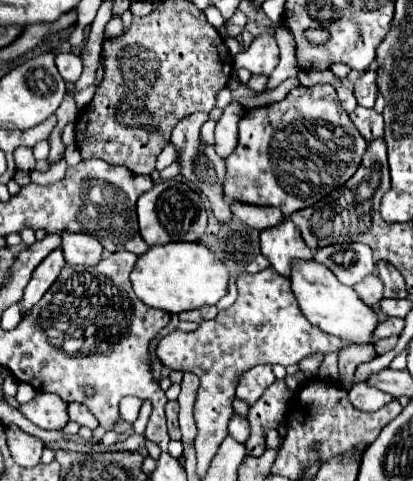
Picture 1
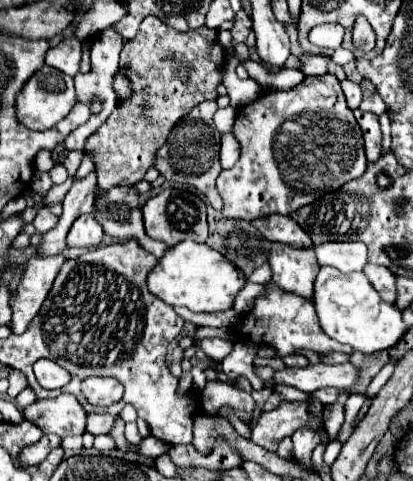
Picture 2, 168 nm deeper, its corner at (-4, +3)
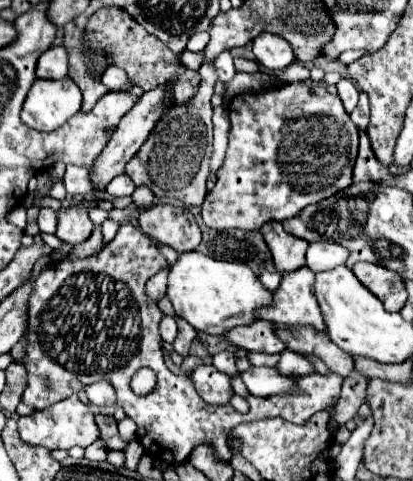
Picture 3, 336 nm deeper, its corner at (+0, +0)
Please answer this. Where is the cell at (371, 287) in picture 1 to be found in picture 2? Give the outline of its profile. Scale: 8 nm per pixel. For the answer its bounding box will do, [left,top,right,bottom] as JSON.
[363,264,395,304]

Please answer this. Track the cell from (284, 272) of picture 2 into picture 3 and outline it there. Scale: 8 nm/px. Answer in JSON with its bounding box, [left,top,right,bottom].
[259,267,325,333]

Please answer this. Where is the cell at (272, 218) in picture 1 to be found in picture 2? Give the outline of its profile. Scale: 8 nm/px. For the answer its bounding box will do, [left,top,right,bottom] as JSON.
[251,214,311,246]

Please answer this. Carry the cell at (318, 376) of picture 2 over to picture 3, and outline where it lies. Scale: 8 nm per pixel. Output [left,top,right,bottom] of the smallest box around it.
[241,367,295,397]

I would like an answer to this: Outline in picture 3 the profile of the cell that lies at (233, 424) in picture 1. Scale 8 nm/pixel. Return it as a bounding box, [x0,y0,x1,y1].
[189,365,233,405]

